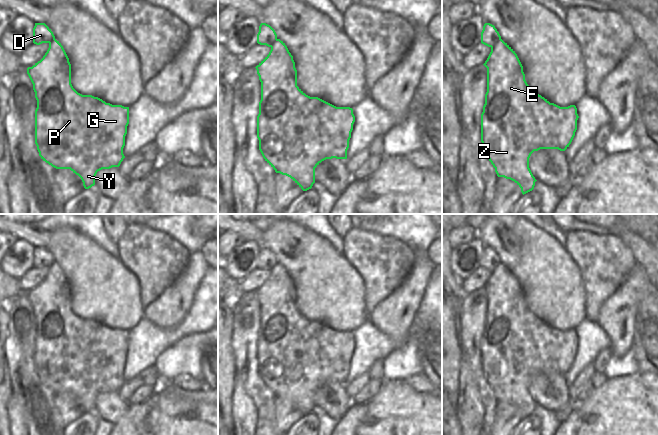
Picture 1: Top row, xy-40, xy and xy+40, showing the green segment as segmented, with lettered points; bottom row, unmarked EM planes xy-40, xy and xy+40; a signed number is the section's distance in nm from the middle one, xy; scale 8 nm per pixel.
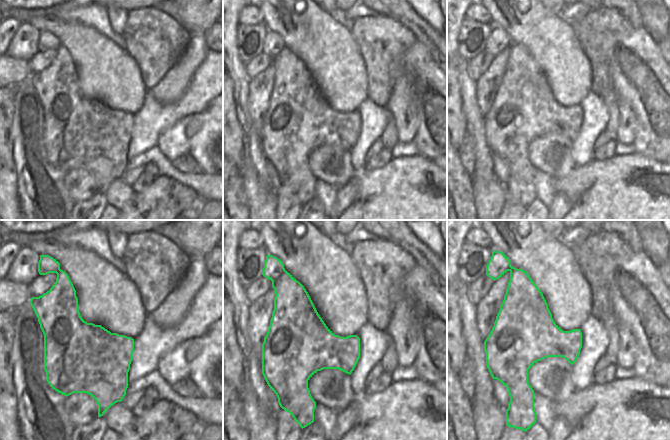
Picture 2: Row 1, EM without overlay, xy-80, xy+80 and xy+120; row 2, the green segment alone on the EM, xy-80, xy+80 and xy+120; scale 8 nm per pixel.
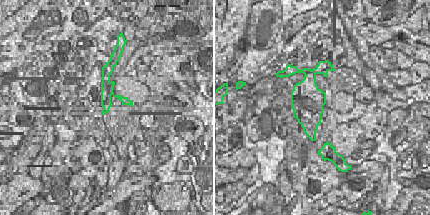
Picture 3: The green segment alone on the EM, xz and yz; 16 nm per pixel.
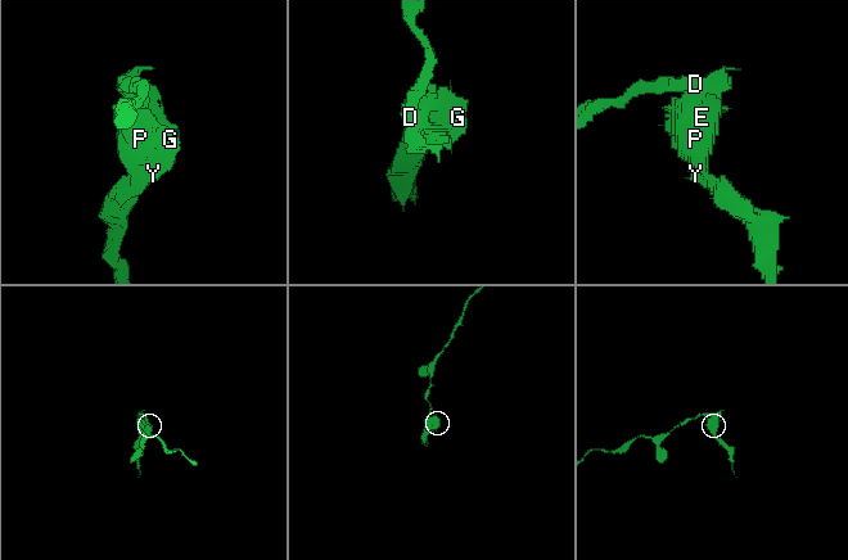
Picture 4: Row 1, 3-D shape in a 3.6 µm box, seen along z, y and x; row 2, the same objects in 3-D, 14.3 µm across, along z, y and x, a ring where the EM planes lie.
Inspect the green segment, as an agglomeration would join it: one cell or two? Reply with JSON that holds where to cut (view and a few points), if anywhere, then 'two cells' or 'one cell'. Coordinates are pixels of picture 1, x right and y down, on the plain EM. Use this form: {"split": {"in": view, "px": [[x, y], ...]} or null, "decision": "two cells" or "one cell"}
{"split": {"in": "xy+40", "px": [[501, 263], [491, 271]]}, "decision": "two cells"}

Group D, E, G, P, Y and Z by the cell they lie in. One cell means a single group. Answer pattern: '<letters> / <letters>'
D / E G P Y Z

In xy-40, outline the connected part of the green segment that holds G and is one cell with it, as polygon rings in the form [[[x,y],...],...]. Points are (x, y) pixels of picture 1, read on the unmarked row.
[[[54,263],[43,282],[27,298],[33,308],[37,332],[35,334],[35,368],[43,385],[56,393],[70,393],[78,399],[85,413],[95,409],[95,400],[102,393],[119,391],[123,383],[125,360],[129,348],[129,331],[112,329],[92,319],[78,317],[71,308],[71,288],[59,265]]]

